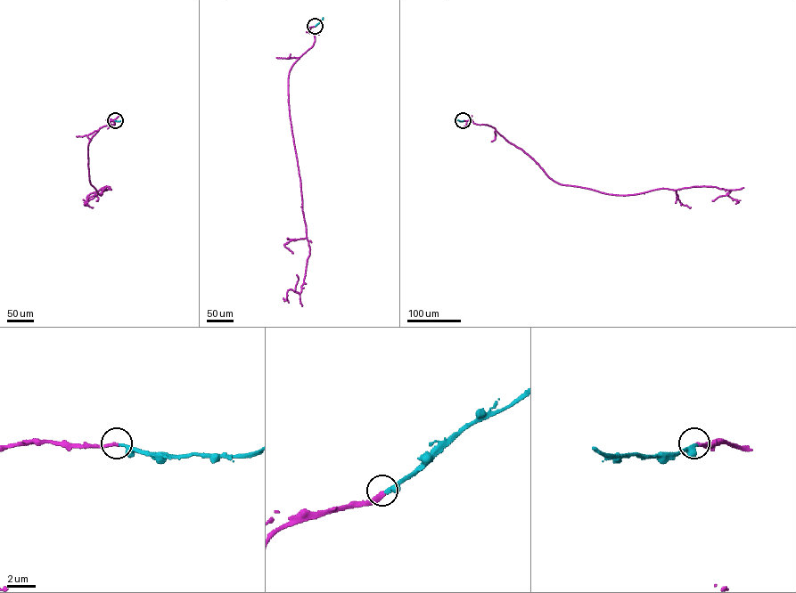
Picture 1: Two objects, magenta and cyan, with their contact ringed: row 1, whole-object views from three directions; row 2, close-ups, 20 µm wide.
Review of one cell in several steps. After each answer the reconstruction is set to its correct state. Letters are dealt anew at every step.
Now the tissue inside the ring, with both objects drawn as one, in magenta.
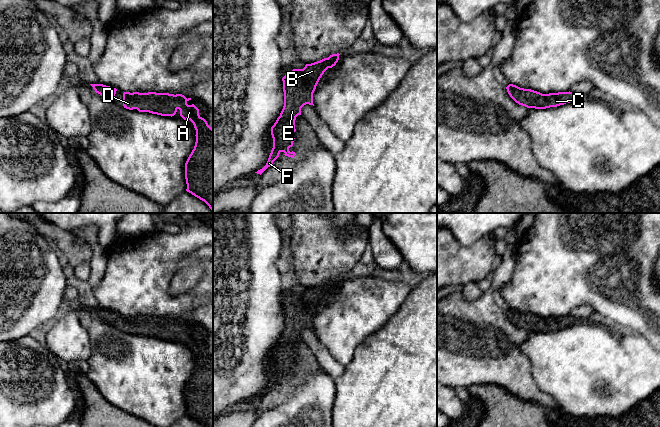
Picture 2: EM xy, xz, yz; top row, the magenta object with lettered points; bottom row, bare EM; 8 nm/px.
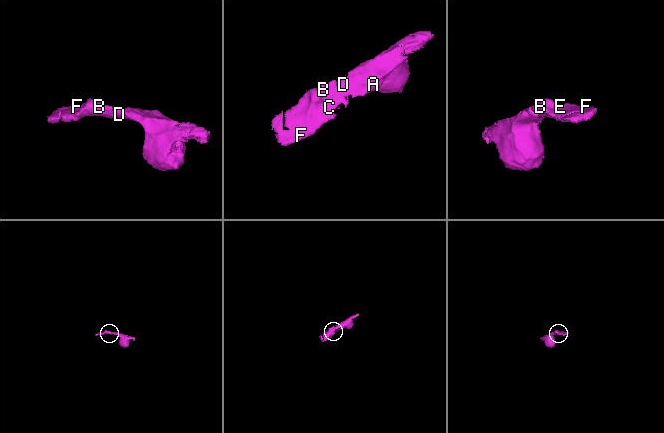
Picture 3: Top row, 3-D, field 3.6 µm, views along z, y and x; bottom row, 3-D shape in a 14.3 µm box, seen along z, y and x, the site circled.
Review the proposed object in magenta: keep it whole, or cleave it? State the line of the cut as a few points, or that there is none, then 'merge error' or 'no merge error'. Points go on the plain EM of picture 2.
no cut | no merge error

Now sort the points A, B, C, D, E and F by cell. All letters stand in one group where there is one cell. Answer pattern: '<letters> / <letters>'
A B C D E F

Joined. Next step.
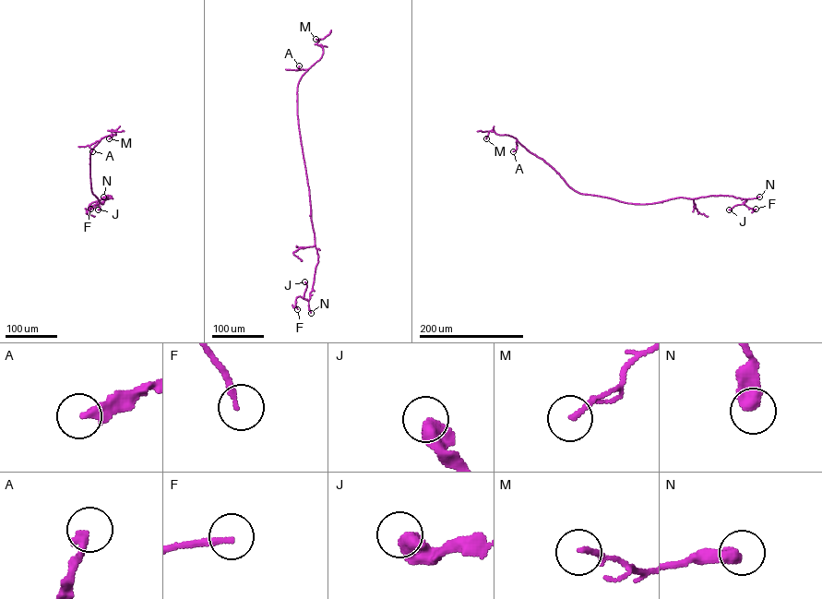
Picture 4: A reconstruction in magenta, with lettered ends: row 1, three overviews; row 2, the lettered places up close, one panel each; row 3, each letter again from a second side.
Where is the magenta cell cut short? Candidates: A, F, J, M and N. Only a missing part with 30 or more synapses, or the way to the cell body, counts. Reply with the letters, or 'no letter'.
A, M

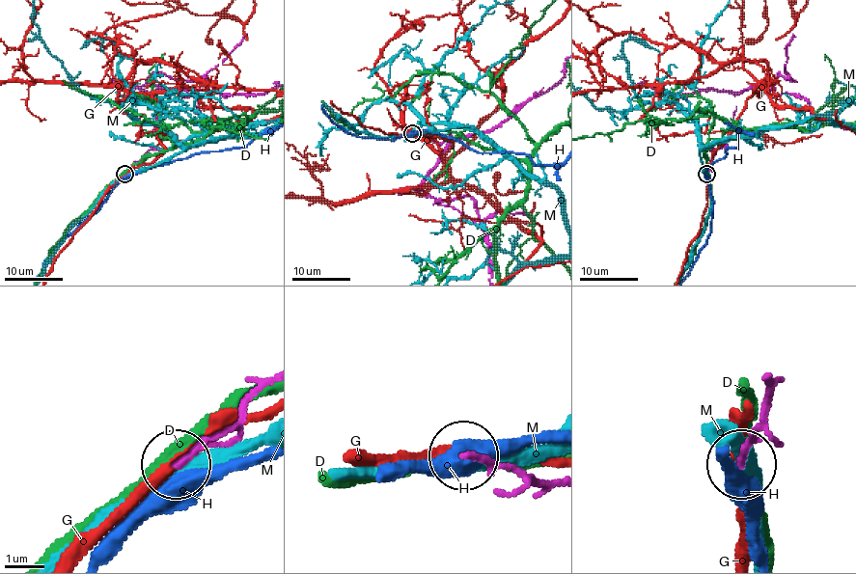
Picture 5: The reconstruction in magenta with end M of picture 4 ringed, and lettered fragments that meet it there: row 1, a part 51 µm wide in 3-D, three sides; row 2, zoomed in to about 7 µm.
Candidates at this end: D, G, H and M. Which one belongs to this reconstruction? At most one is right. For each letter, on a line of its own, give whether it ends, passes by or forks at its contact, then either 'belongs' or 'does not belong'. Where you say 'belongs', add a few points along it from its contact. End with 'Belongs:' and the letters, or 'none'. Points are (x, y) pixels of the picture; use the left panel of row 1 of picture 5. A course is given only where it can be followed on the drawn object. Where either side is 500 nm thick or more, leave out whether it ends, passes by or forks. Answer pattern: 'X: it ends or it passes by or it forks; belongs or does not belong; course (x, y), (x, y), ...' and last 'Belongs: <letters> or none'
D: it passes by; does not belong
G: it passes by; does not belong
H: it passes by; does not belong
M: it passes by; does not belong
Belongs: none

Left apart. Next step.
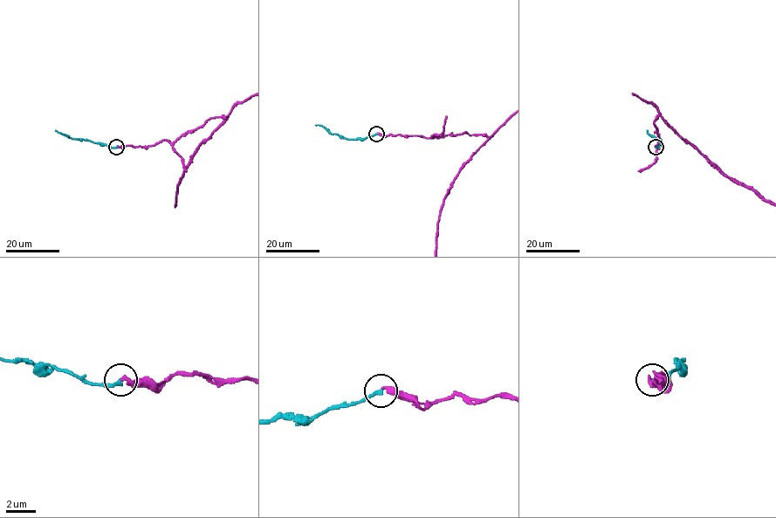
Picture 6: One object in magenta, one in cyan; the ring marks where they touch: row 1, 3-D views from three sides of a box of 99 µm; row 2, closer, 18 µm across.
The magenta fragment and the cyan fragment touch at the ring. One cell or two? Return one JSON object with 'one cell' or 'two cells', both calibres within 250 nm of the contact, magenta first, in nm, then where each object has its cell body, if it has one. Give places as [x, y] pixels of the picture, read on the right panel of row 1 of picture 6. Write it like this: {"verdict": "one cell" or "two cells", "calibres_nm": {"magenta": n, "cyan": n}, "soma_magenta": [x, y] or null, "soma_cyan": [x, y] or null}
{"verdict": "one cell", "calibres_nm": {"magenta": 260, "cyan": 220}, "soma_magenta": null, "soma_cyan": null}

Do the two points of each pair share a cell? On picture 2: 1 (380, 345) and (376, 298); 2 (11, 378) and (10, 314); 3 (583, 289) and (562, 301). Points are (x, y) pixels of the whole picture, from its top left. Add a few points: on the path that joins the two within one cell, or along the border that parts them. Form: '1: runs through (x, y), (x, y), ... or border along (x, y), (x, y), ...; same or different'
1: border along (396, 312), (361, 343); different
2: border along (28, 334), (10, 341); different
3: runs through (578, 289), (574, 289), (567, 296); same

